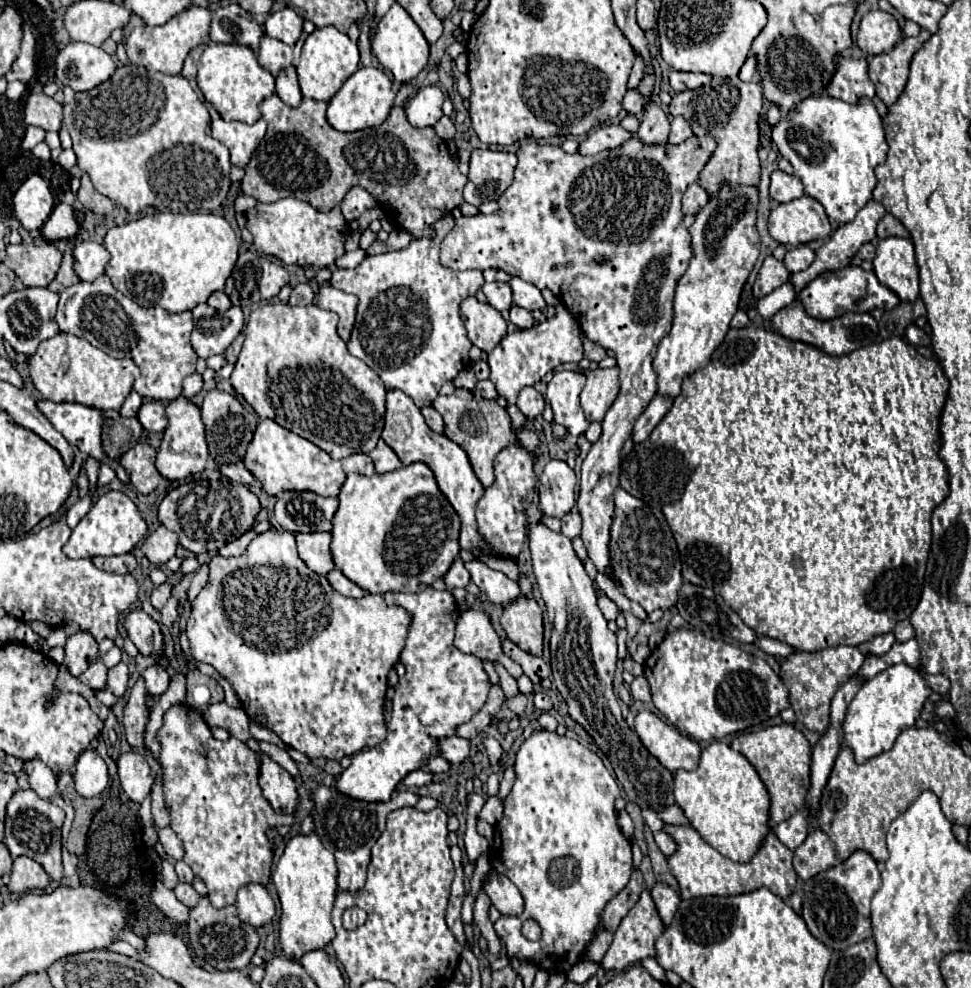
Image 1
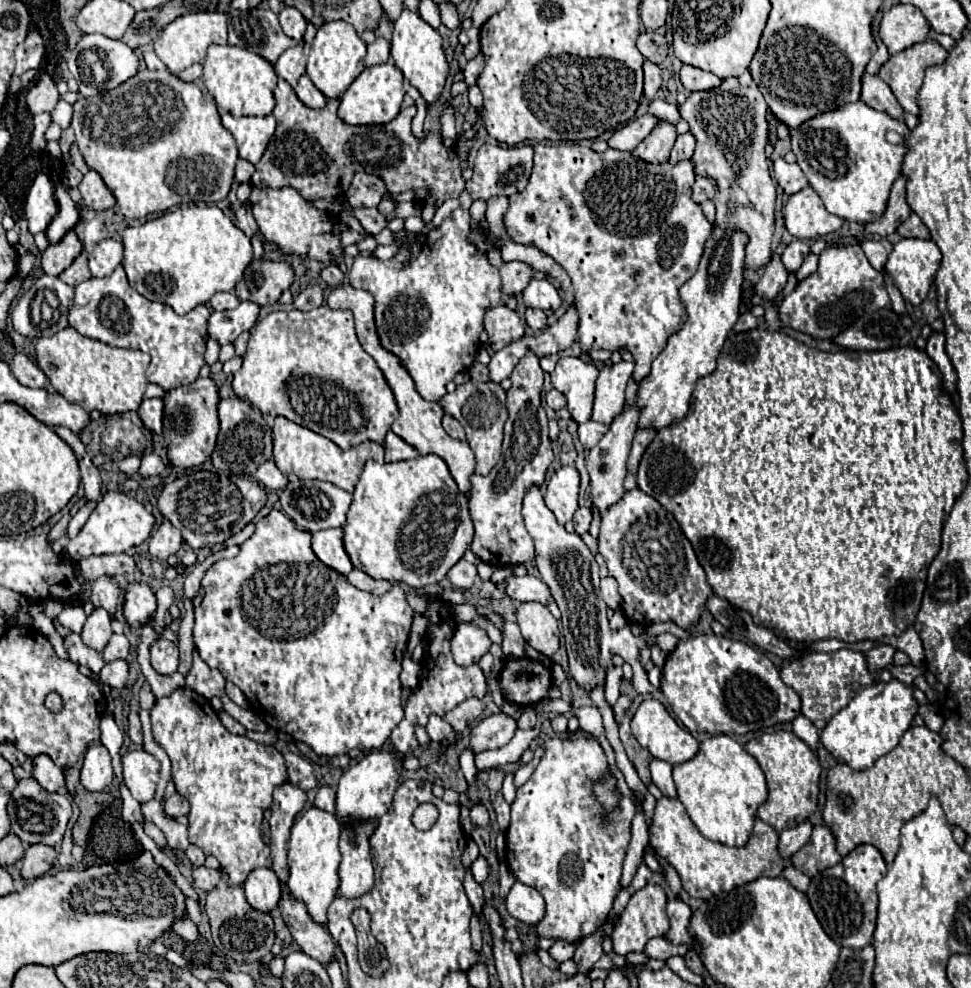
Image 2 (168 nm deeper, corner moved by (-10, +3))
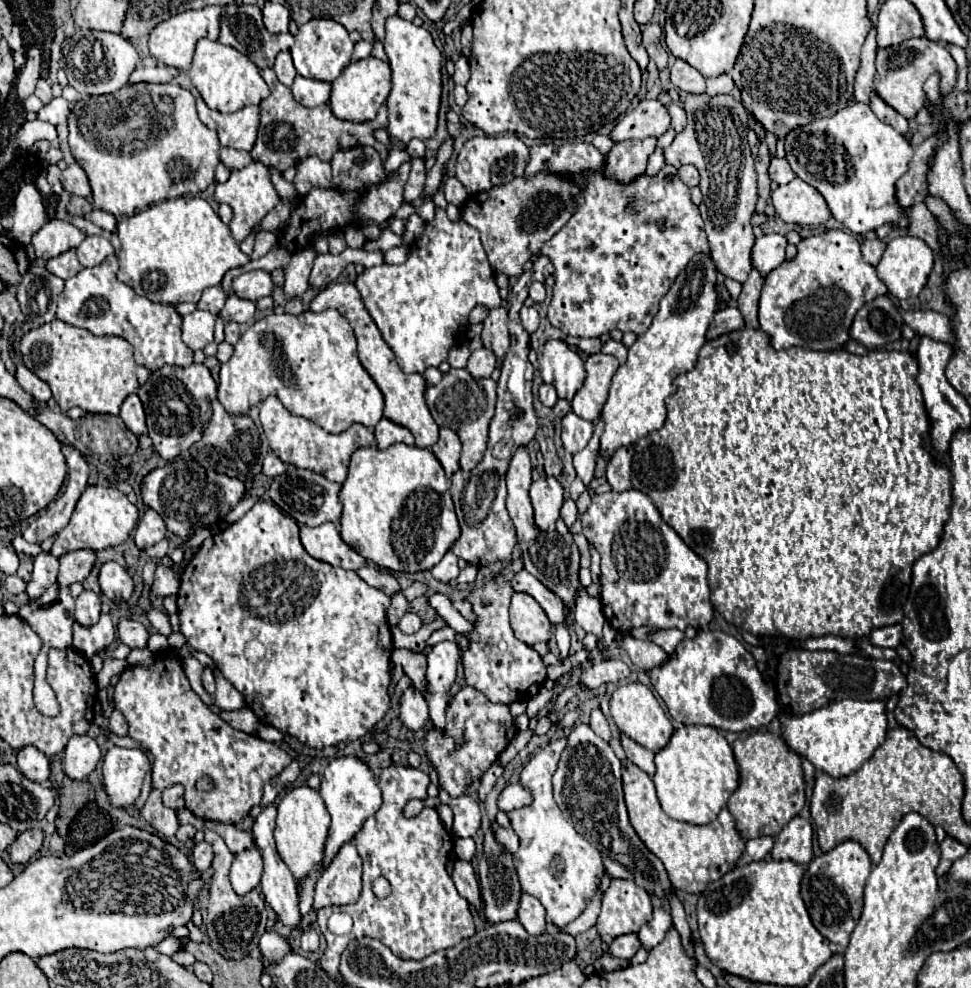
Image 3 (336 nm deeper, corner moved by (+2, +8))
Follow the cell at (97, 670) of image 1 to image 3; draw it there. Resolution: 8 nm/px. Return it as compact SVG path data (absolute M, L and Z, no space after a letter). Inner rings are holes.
M54 583L42 597L20 605L18 617L30 623L46 647L66 649L72 645L74 597L68 587Z

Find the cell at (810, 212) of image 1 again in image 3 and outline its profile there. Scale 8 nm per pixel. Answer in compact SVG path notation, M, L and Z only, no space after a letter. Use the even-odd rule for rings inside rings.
M792 179L788 185L778 185L772 191L776 213L792 225L822 225L832 213L822 195L802 179Z

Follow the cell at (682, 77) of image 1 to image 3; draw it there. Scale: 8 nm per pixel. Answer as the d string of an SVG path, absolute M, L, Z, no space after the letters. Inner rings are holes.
M676 59L674 65L670 67L670 79L678 89L688 93L704 93L706 89L706 79L698 75L698 71L682 59Z

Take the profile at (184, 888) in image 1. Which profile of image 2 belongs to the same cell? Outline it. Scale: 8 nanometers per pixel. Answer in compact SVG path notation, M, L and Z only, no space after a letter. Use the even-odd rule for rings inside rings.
M194 868L192 872L194 878L194 886L202 892L210 892L218 882L220 882L220 870L210 870L210 868Z

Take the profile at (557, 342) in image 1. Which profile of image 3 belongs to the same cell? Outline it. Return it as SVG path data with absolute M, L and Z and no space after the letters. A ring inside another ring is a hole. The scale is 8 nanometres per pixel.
M480 347L480 349L474 349L470 359L468 359L468 373L474 377L474 379L482 379L482 377L490 377L492 371L496 367L496 357L490 349L486 347Z

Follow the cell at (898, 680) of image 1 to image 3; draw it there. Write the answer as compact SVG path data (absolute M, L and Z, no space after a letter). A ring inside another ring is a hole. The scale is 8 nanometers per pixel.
M842 699L806 715L778 715L782 739L800 757L806 757L818 771L832 777L846 777L870 755L886 737L886 701L856 701Z

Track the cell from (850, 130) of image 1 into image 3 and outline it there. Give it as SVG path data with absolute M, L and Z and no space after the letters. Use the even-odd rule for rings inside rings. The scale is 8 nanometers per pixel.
M852 103L832 117L790 131L784 143L792 171L822 193L834 219L852 233L868 233L886 223L894 229L908 227L908 209L898 205L896 181L908 171L912 145L882 123L870 105Z

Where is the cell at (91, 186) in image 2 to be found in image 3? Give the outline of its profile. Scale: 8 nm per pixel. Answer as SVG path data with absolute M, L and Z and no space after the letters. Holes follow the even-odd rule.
M78 163L68 165L62 171L60 181L62 181L62 185L64 185L64 189L68 193L74 193L74 195L80 195L80 197L88 197L92 193L90 191L90 185L88 185L88 177L86 177L84 169Z

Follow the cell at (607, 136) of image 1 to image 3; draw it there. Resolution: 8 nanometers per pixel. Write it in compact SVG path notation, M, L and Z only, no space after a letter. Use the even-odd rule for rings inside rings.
M658 99L654 101L640 101L638 107L630 113L626 113L614 131L610 133L614 141L626 141L626 139L646 139L646 137L660 137L670 129L670 115Z

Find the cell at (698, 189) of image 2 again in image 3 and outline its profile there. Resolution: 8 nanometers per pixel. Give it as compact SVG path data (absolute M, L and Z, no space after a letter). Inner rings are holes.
M682 165L678 169L678 177L688 185L688 187L696 187L698 185L698 169L694 165Z

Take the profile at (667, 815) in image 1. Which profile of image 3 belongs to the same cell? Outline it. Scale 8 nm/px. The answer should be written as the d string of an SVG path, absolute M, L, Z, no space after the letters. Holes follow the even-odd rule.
M620 735L620 741L622 741L622 747L624 747L624 751L626 751L626 757L634 763L634 765L638 765L642 771L646 771L648 775L652 775L654 773L654 753L652 751L648 751L646 747L642 747L642 745L638 745L636 741L632 741L628 735Z

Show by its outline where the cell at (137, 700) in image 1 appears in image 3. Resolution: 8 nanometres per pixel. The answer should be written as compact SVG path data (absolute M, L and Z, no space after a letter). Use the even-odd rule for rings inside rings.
M114 709L112 715L110 715L110 731L118 737L124 737L128 733L128 723L126 723L124 715L118 709Z

